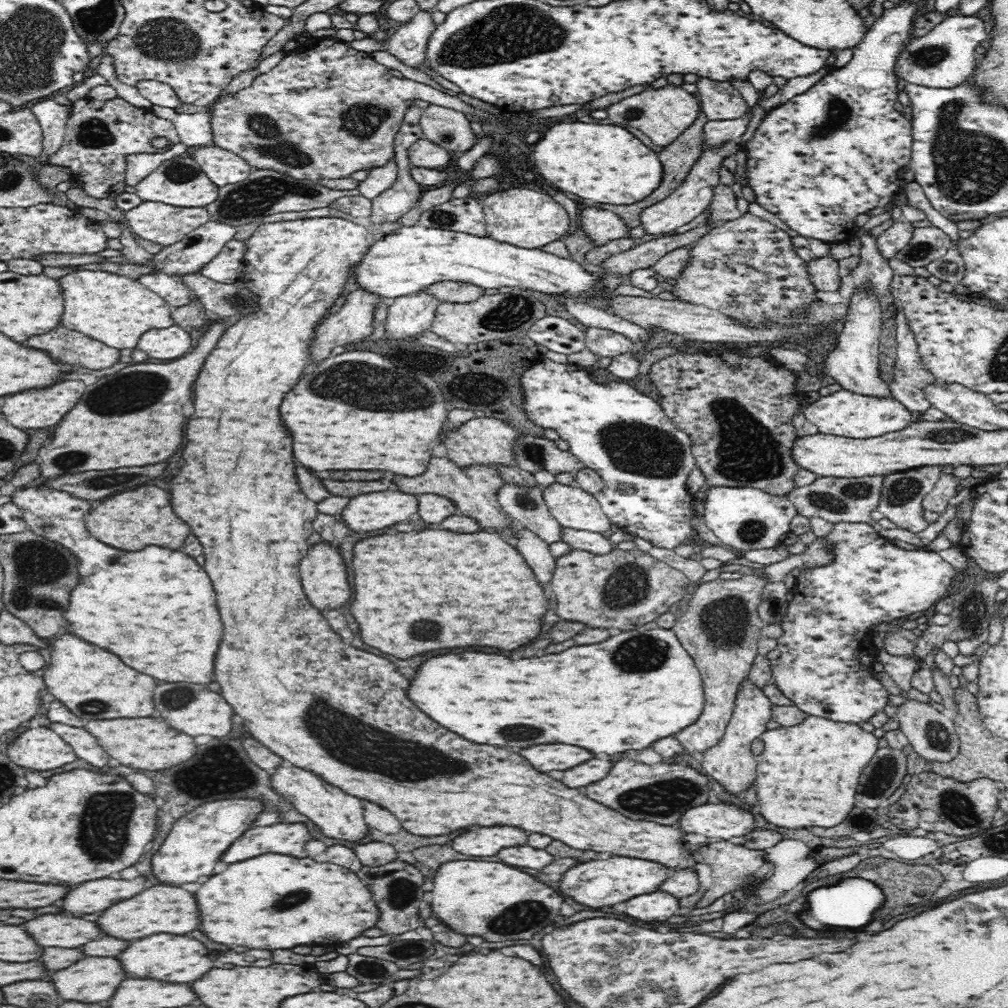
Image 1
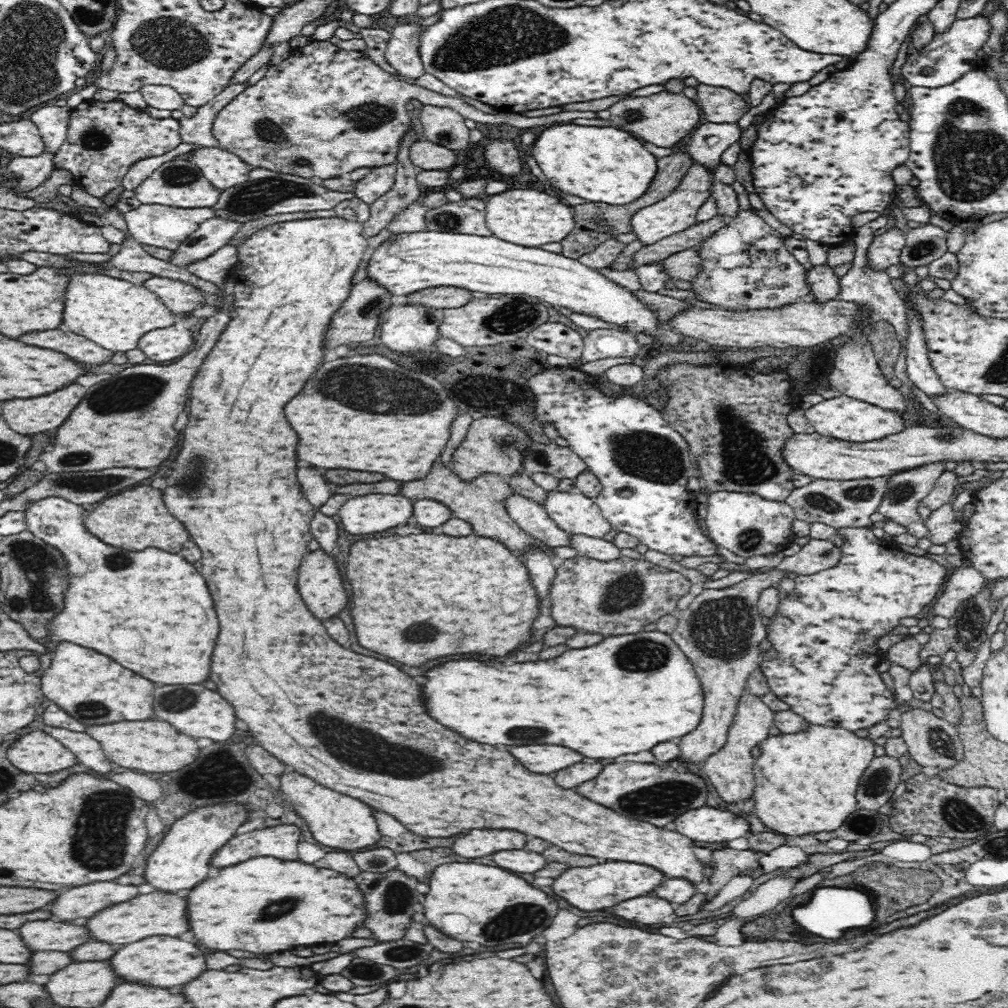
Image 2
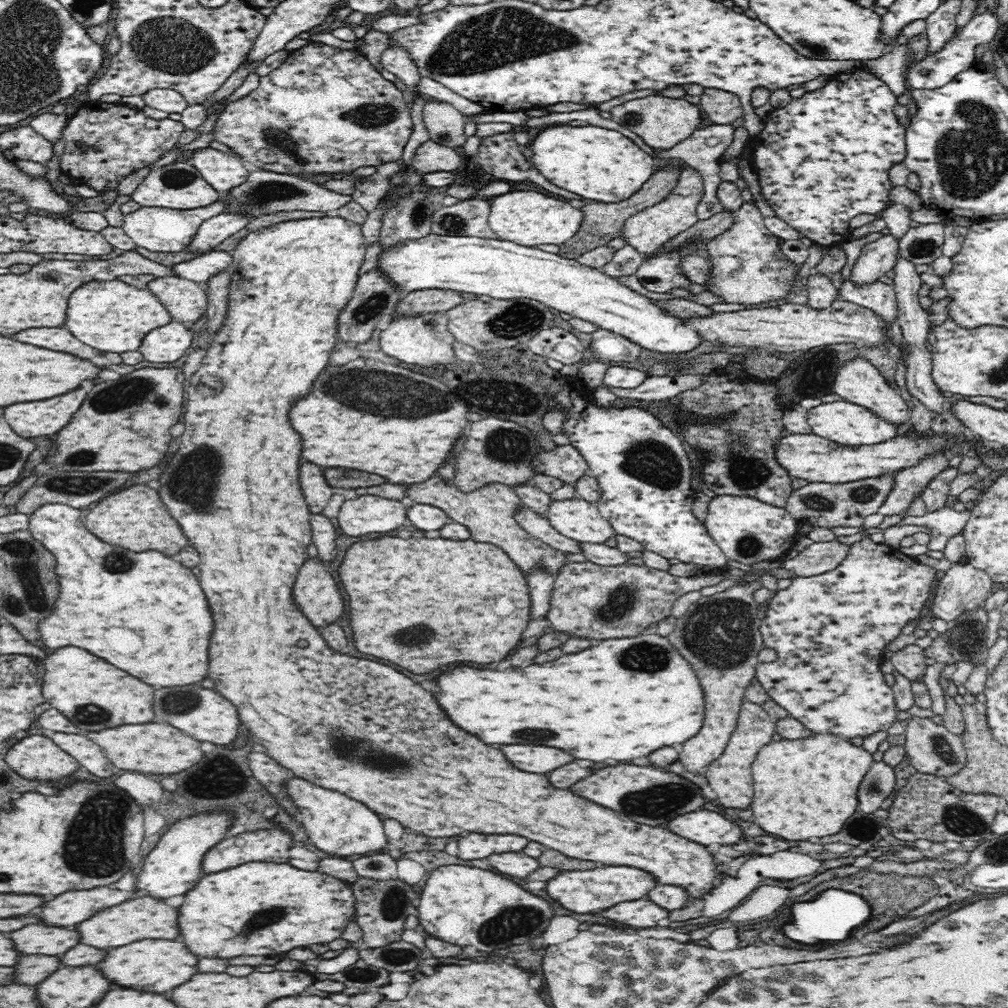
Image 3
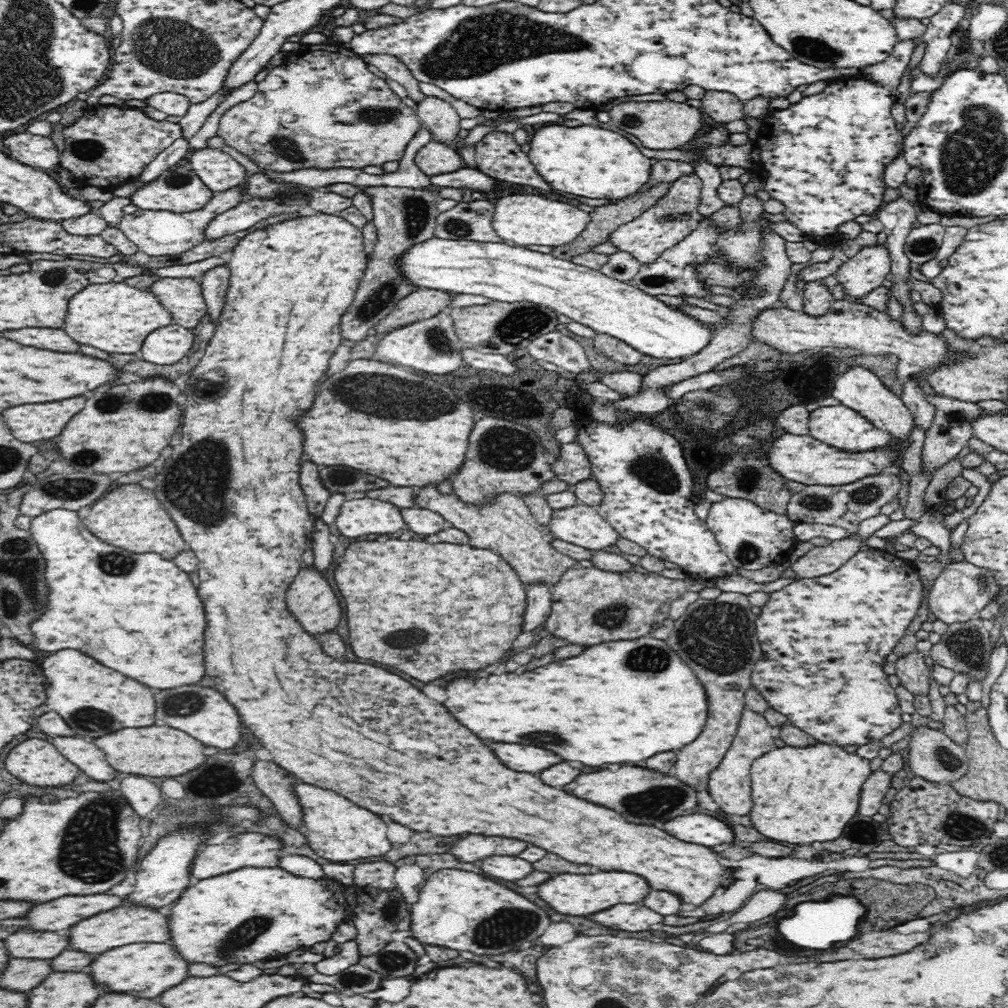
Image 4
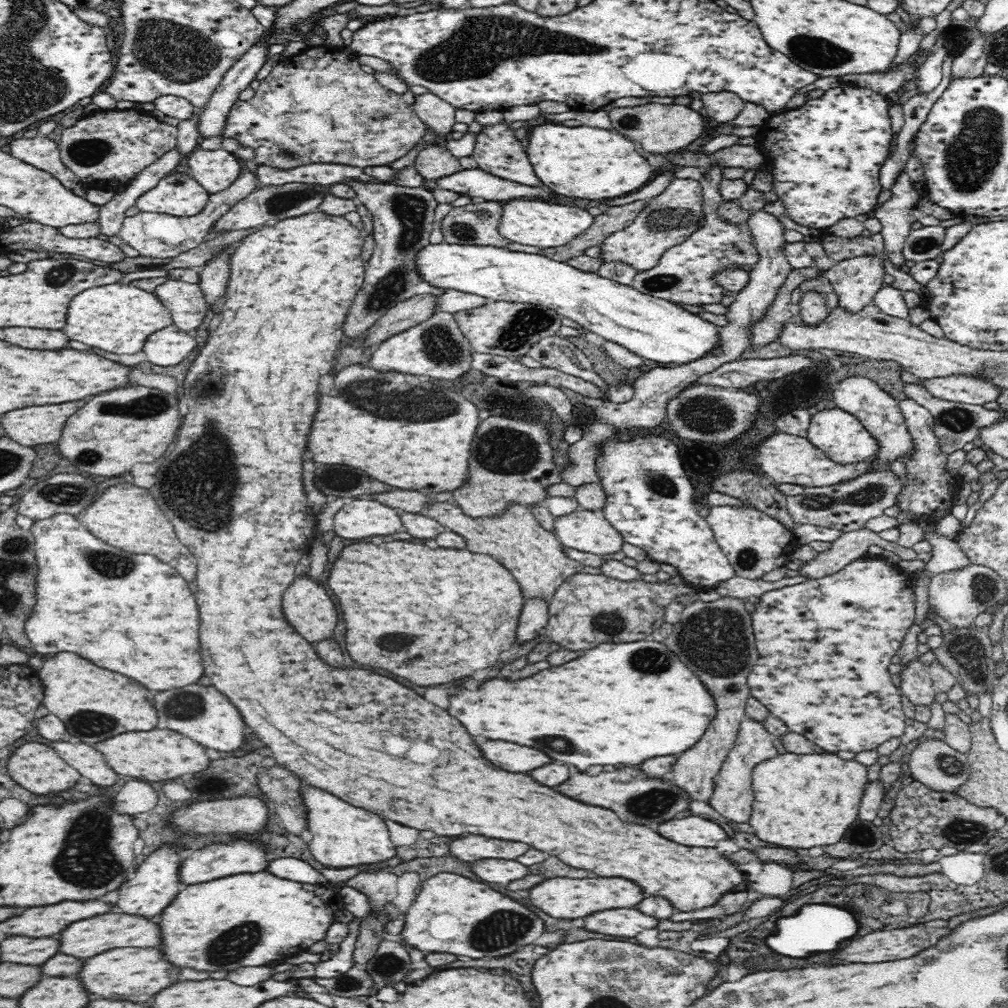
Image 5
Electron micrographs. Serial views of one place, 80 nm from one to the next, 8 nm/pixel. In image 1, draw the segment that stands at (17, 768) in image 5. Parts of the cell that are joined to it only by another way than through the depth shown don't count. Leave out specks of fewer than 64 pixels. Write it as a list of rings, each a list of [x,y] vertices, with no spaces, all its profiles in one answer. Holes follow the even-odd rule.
[[[49,727],[29,728],[8,746],[8,758],[30,771],[52,770],[77,759],[73,748]]]

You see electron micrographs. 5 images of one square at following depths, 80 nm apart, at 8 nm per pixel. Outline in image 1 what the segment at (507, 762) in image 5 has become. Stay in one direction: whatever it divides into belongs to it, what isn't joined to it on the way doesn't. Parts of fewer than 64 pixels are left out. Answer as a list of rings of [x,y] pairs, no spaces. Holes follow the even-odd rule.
[[[538,744],[538,746],[530,746],[530,748],[520,748],[518,754],[524,756],[540,772],[568,770],[580,762],[594,758],[588,750],[568,746],[568,744],[566,746],[564,744]]]

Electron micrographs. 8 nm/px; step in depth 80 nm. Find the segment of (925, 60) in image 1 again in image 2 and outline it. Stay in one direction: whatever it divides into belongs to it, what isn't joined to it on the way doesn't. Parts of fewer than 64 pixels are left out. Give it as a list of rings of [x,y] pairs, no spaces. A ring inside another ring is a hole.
[[[983,15],[974,18],[956,18],[948,30],[934,34],[932,42],[920,50],[909,49],[905,64],[901,68],[902,78],[907,86],[939,88],[957,82],[972,69],[976,68],[976,52],[988,40],[991,32],[990,21]]]

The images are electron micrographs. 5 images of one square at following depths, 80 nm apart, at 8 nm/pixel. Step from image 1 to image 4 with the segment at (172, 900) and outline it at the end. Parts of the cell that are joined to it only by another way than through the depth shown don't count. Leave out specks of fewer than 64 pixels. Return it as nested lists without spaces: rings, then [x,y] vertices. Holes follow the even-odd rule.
[[[124,904],[96,916],[85,918],[66,930],[69,935],[69,948],[86,954],[96,954],[115,949],[117,946],[138,942],[170,942],[169,916],[162,915],[158,908],[129,906]]]

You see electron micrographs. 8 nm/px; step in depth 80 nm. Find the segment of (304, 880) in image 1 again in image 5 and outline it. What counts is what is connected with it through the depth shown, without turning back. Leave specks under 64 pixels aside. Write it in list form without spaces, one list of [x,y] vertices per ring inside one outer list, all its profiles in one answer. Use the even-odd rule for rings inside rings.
[[[266,870],[187,885],[161,912],[159,927],[162,942],[159,949],[170,964],[180,968],[220,972],[244,966],[266,966],[324,940],[328,927],[334,923],[334,914],[345,906],[340,889],[330,881],[322,885],[298,883],[280,879]]]

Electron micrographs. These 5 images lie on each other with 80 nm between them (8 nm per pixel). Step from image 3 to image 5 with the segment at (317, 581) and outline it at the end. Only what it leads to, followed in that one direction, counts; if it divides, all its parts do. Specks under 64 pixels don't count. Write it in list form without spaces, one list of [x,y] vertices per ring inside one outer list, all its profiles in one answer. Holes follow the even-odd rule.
[[[301,572],[283,598],[284,616],[302,638],[315,645],[332,636],[338,610],[322,586],[308,580]]]

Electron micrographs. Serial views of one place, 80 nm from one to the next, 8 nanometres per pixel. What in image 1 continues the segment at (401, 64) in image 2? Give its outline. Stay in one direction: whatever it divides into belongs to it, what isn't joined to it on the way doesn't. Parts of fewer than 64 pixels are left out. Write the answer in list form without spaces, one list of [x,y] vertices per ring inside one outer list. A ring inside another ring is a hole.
[[[421,10],[414,20],[401,25],[387,40],[387,51],[410,68],[419,70],[424,64],[427,40],[436,27],[432,13]]]

